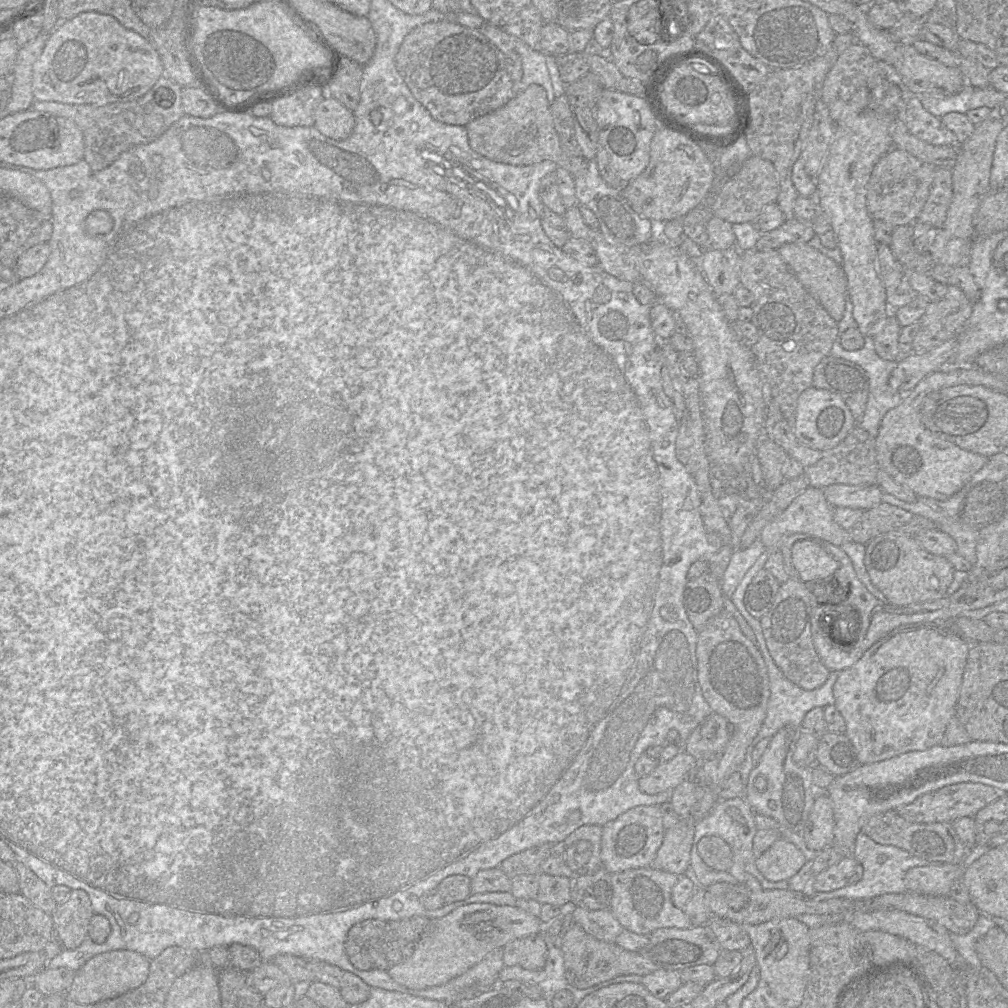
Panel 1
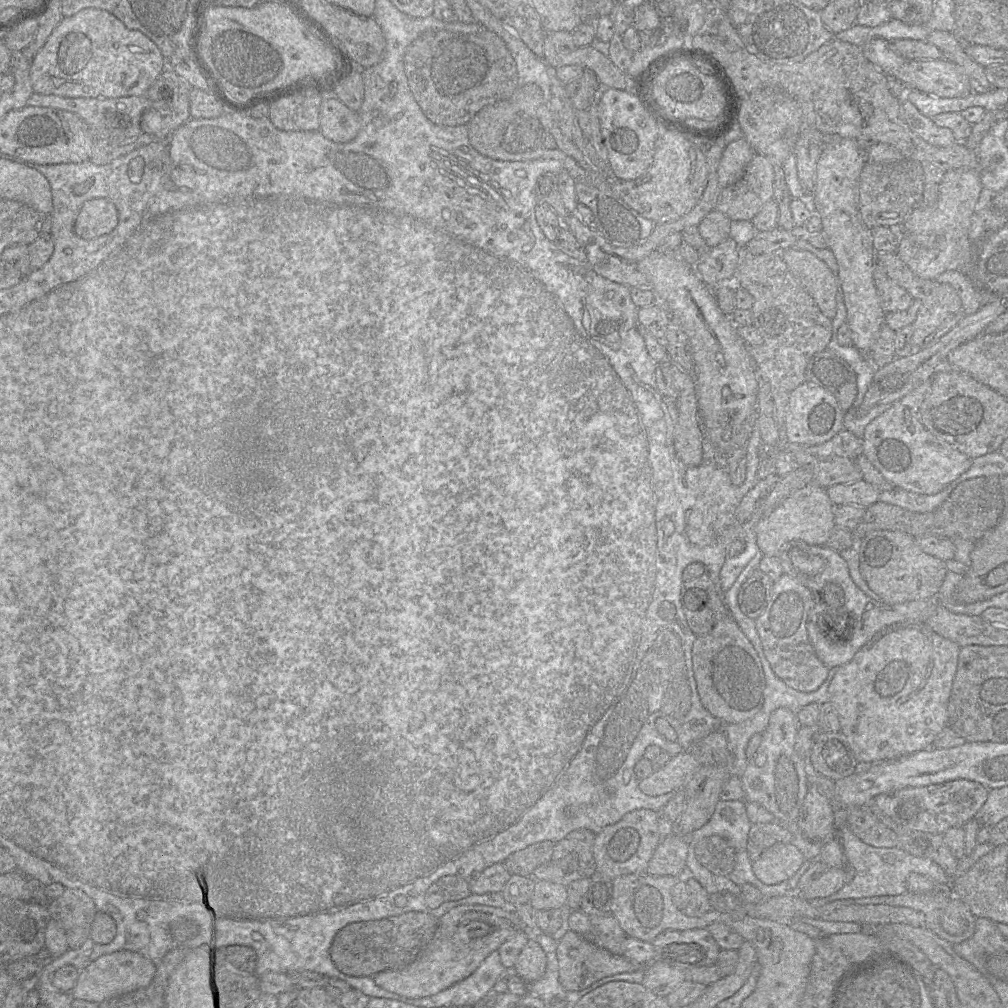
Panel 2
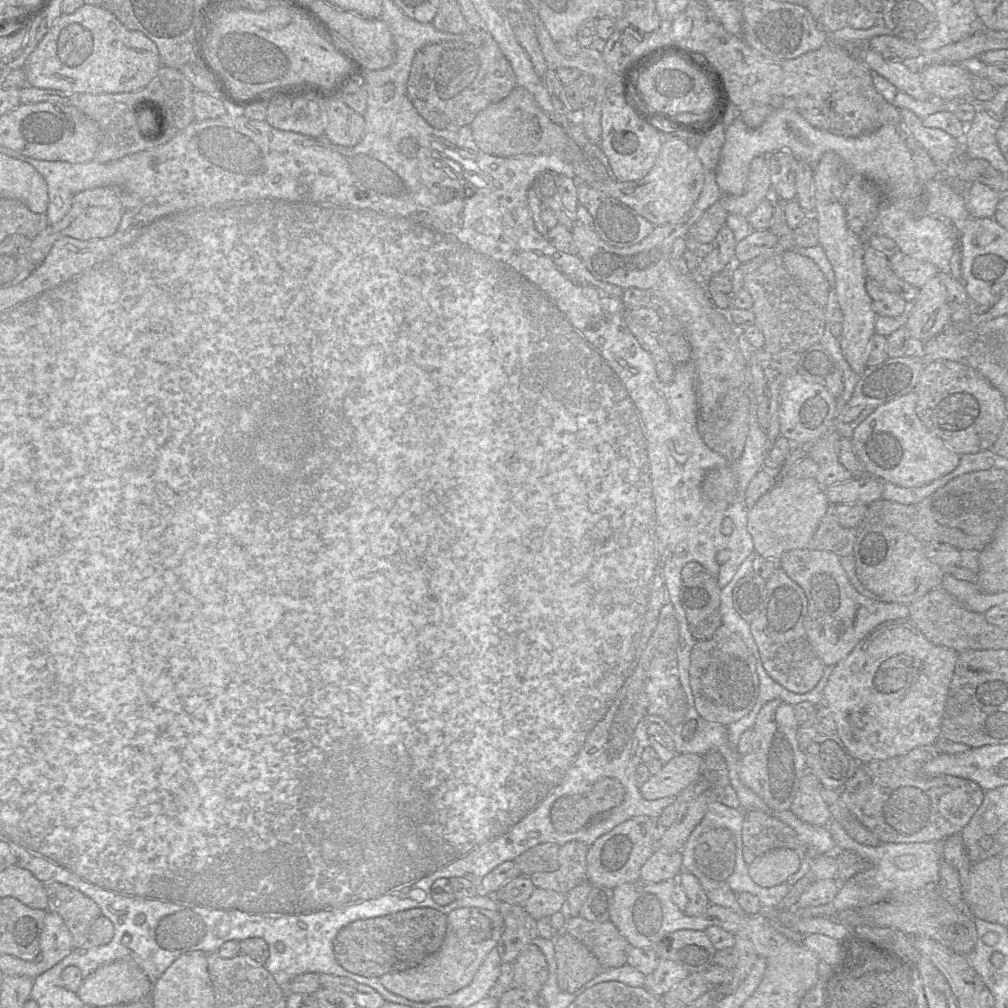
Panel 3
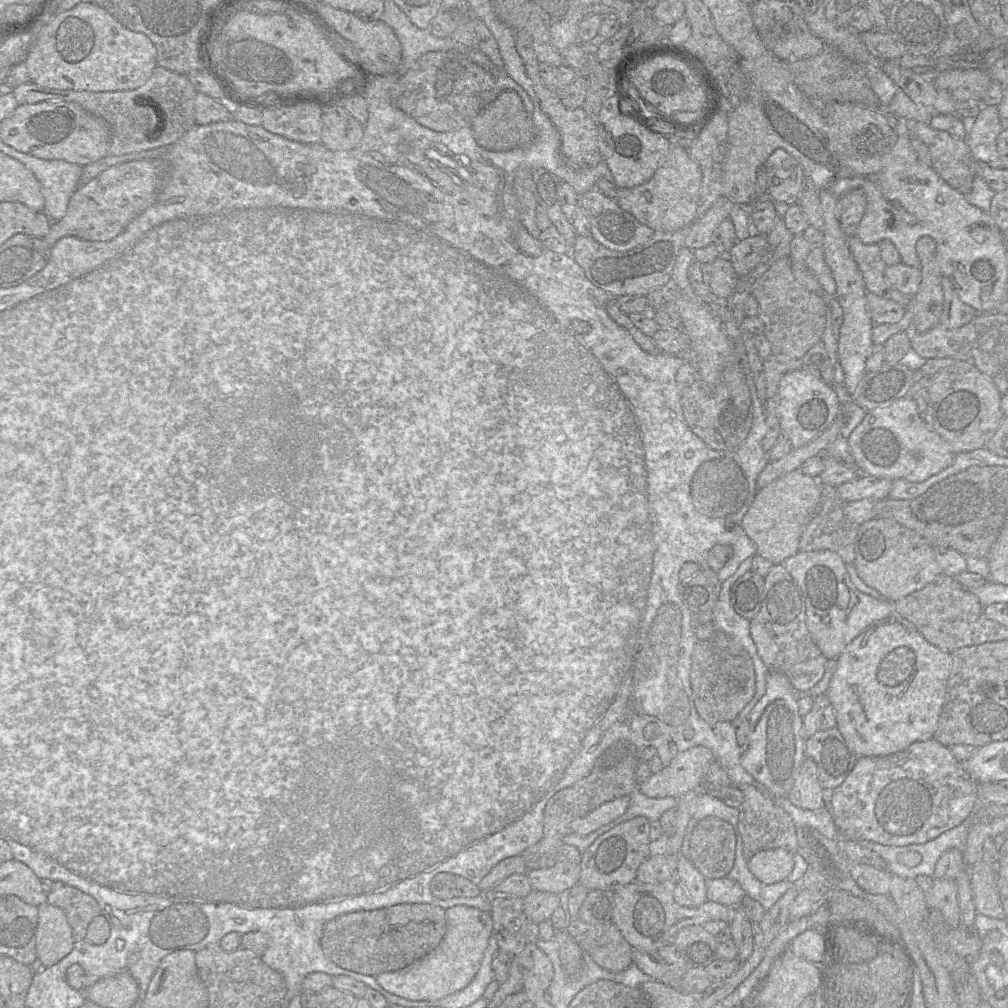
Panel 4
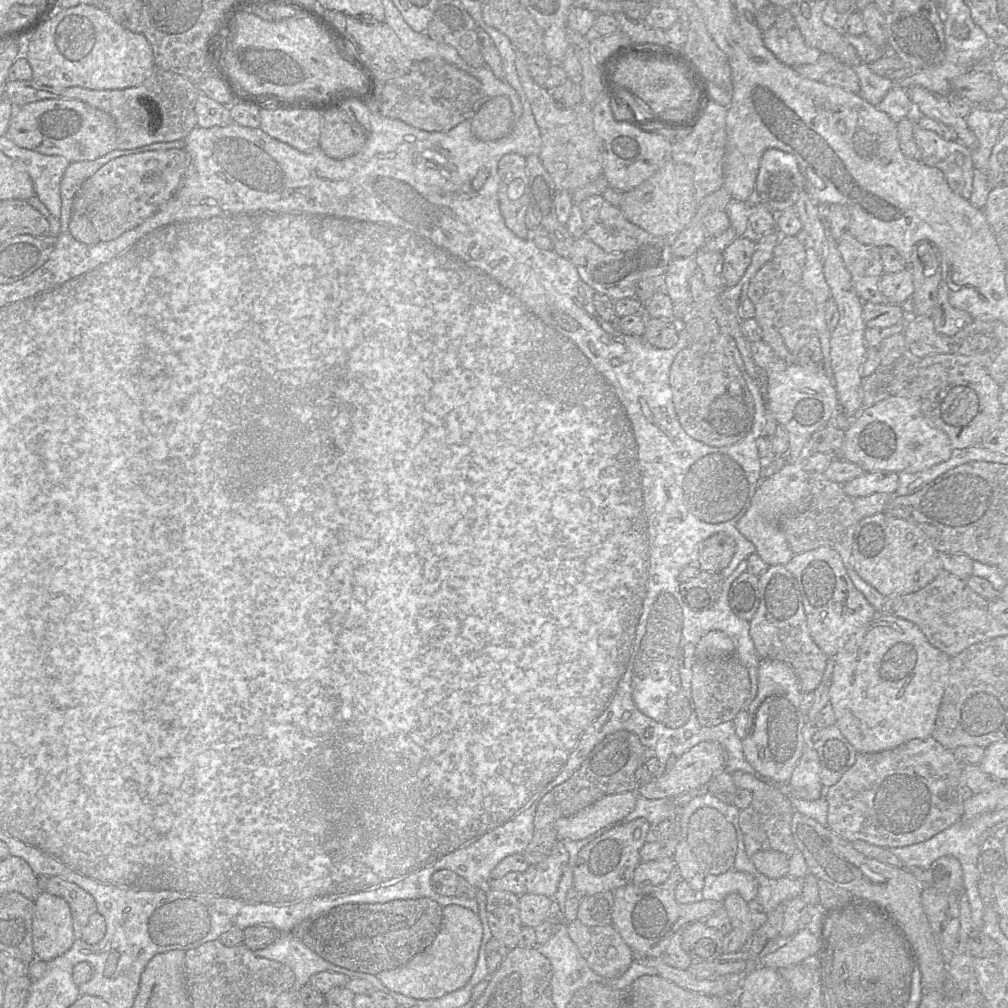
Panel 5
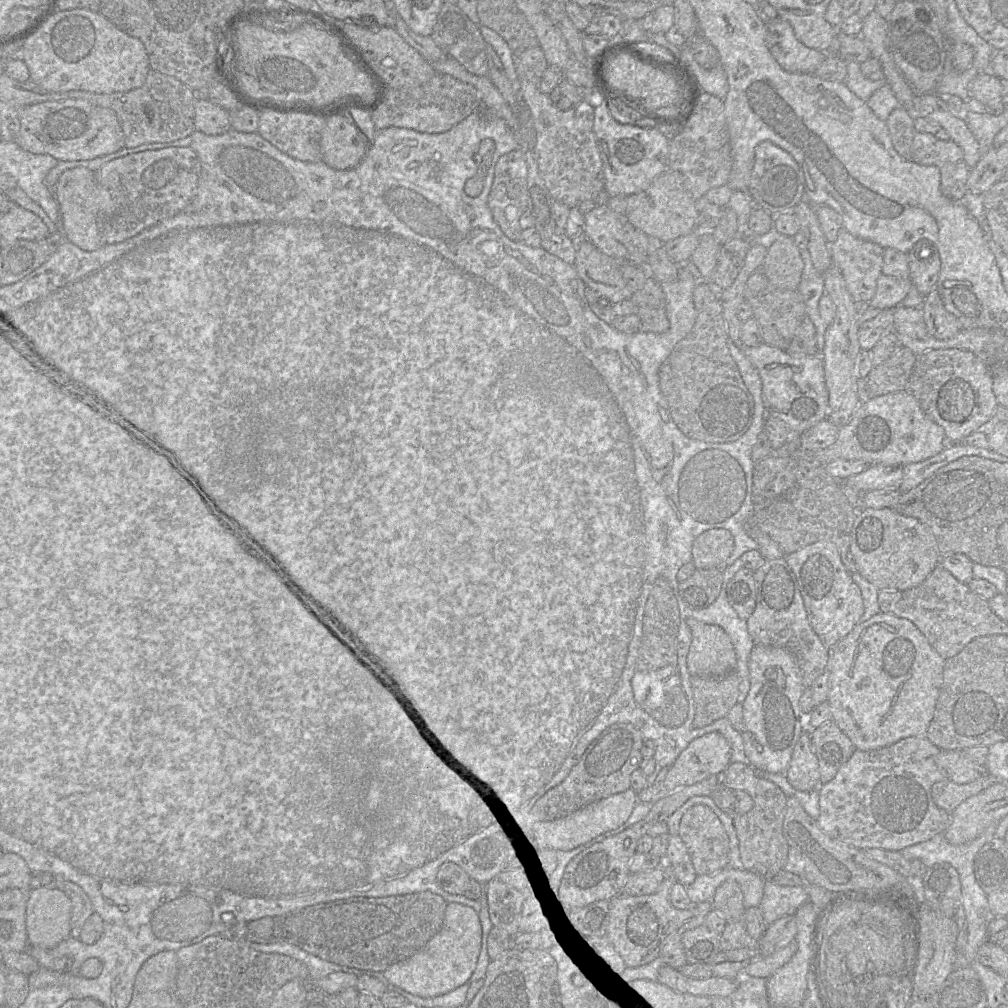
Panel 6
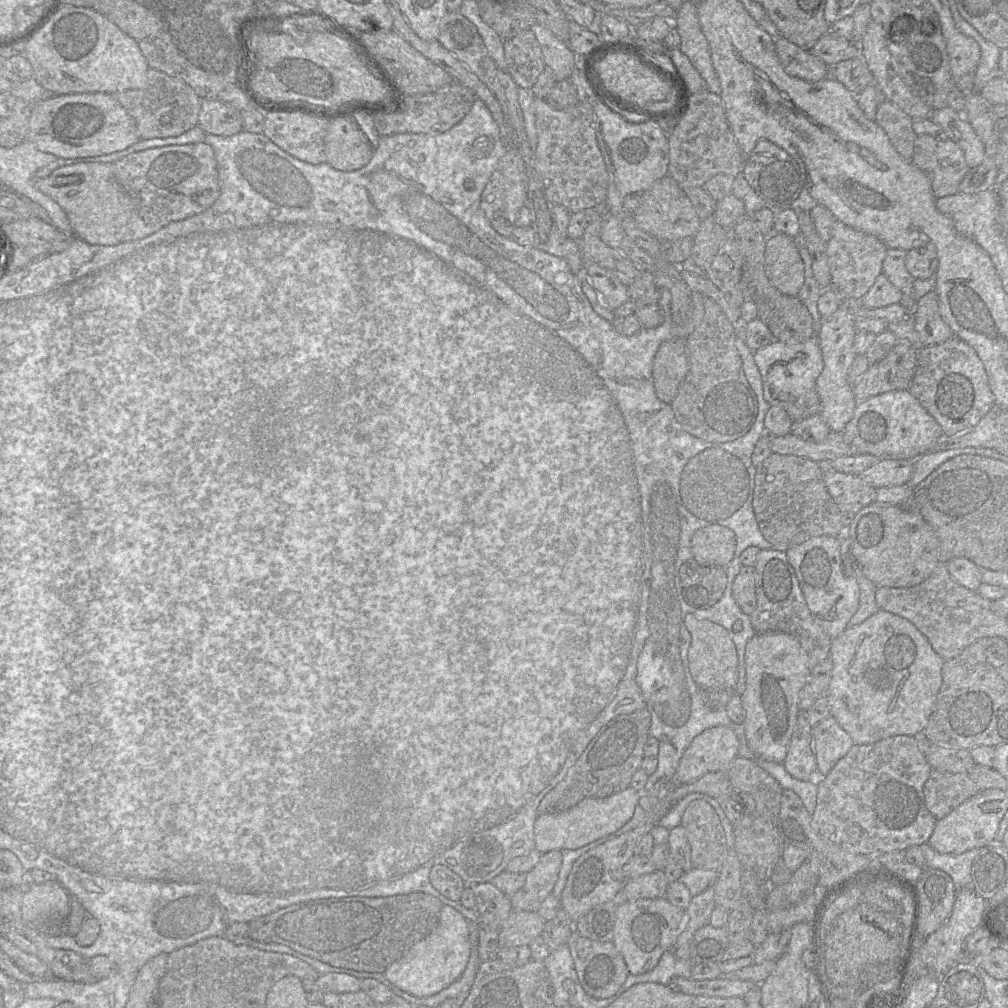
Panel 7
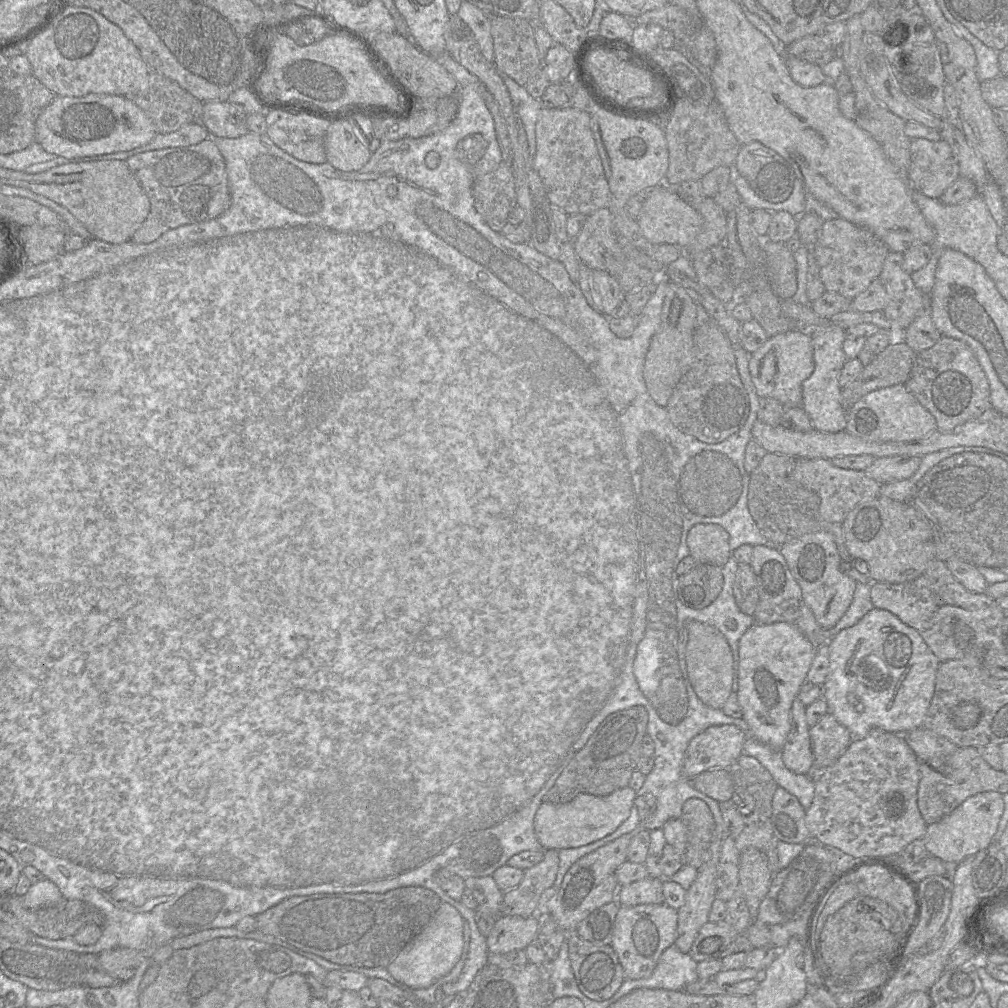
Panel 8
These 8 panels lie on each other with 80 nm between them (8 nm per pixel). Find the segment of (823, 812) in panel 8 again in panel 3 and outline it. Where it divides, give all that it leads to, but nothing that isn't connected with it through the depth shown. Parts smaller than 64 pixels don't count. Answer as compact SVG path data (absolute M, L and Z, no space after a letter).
M935 744L919 746L912 749L907 754L889 758L886 760L873 760L867 763L860 763L854 776L850 778L843 788L840 790L840 798L845 806L856 816L856 818L867 827L882 843L921 843L921 842L932 842L937 840L945 840L947 837L958 834L968 824L974 813L980 807L983 802L985 791L974 781L950 776L943 775L939 777L926 777L922 773L923 765L935 756L940 754Z

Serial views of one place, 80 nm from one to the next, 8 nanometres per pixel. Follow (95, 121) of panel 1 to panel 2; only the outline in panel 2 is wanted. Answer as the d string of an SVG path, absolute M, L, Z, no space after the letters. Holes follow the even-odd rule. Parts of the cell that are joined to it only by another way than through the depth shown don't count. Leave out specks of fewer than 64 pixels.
M166 68L155 82L141 95L118 98L68 98L33 93L28 105L51 107L72 112L87 125L92 138L89 161L105 165L133 150L165 139L190 118L189 97L192 87L171 68ZM145 112L151 112L147 118Z

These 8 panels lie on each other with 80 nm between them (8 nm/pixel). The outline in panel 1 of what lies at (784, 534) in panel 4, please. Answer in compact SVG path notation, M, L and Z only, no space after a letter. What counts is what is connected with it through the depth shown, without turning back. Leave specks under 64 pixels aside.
M808 486L776 518L767 523L761 530L759 539L771 553L779 551L780 542L790 534L806 534L812 540L821 540L835 546L842 546L851 541L849 532L842 529L834 520L833 507L827 502L823 489Z

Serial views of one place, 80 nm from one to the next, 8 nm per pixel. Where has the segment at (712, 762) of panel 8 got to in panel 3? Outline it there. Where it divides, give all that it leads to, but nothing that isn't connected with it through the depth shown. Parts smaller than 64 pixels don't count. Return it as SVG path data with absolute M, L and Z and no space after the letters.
M695 753L678 754L661 771L644 782L641 794L647 800L675 796L702 775L703 756Z

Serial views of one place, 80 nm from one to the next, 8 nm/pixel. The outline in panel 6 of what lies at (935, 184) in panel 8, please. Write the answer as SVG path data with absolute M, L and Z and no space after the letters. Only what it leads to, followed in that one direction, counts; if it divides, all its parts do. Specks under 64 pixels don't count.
M916 132L912 145L912 161L940 169L940 189L944 196L956 201L968 191L970 168L962 149L952 140L941 140L930 133Z

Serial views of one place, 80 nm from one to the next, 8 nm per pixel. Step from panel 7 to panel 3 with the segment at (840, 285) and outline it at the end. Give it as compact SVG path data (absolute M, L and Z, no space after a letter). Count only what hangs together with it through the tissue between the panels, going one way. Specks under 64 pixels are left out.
M865 242L863 259L867 278L873 279L886 290L899 295L909 304L915 301L919 288L899 278L891 269L889 258L884 253Z

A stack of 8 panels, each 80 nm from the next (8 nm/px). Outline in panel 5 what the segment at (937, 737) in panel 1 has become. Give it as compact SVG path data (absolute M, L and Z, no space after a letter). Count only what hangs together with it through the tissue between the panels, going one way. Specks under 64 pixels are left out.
M878 613L871 622L853 634L833 657L829 703L835 715L835 725L858 753L878 753L913 739L931 737L948 681L950 658L930 644L913 622Z

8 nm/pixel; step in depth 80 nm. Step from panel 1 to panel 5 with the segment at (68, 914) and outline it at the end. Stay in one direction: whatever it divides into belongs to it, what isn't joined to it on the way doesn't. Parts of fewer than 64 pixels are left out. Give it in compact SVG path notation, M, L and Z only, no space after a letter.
M50 876L46 891L65 899L71 910L73 935L75 939L81 939L84 927L98 908L95 899L88 892L72 882L56 876Z

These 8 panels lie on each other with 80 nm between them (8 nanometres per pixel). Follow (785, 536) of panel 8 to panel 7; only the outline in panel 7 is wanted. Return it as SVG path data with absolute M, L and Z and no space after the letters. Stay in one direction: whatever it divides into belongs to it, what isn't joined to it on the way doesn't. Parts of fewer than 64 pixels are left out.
M772 453L756 467L752 507L760 532L772 549L786 552L811 538L831 536L840 544L844 572L856 579L863 576L851 553L852 518L842 513L830 496L824 482L823 464L795 455Z

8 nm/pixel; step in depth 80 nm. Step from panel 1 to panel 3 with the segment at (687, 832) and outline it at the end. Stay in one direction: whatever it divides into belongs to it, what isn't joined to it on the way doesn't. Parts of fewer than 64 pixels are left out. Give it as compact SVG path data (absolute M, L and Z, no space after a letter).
M656 848L640 870L640 880L661 882L670 878L678 880L682 869L681 851L668 852Z

